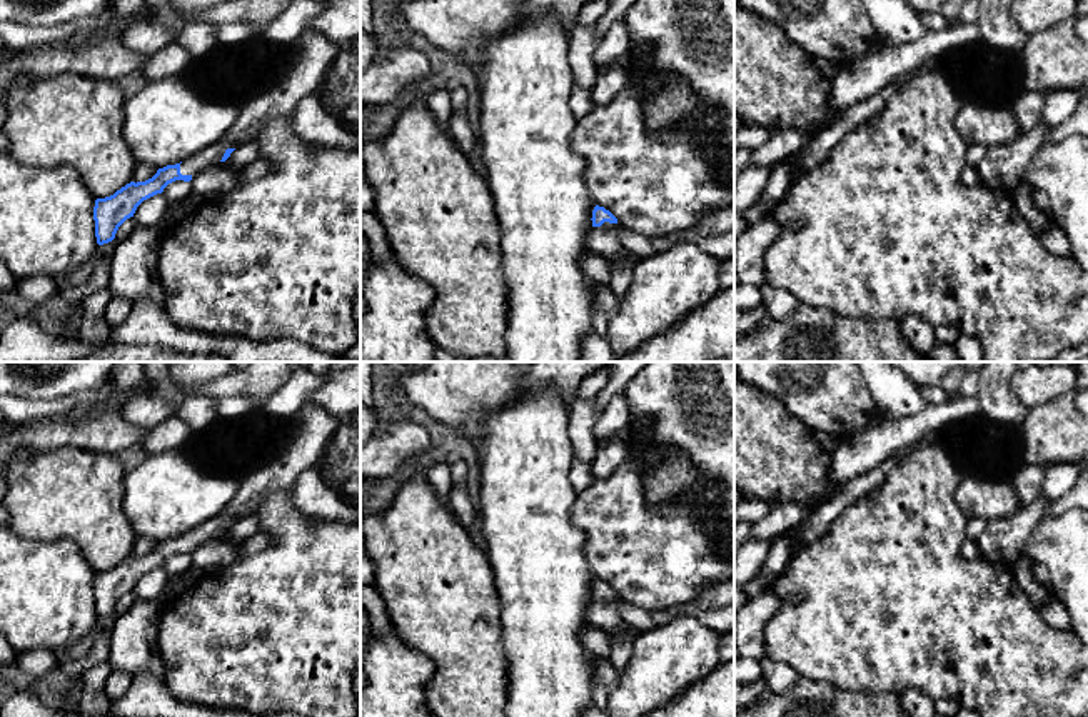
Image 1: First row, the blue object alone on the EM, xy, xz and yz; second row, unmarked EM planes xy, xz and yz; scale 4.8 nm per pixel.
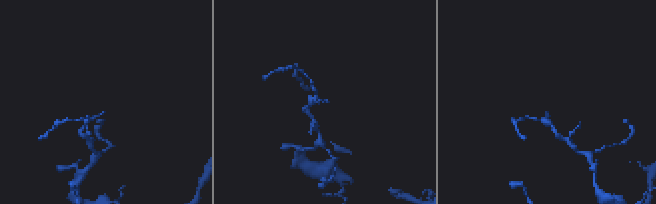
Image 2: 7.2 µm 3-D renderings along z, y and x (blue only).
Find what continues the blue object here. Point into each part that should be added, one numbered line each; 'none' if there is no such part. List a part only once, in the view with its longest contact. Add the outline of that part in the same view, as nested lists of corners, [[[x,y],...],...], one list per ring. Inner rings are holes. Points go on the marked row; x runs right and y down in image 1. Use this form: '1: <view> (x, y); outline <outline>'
1: xz (604, 240); outline [[[604,222],[601,227],[592,227],[586,237],[589,252],[599,253],[611,262],[641,260],[636,253],[629,252],[621,242],[621,223]]]

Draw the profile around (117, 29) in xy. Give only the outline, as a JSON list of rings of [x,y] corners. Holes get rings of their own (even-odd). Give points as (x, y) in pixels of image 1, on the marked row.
[[[115,22],[115,23],[110,23],[110,25],[98,27],[95,30],[92,30],[92,32],[75,33],[72,37],[65,38],[65,40],[55,42],[53,45],[78,50],[78,48],[85,47],[87,43],[90,43],[90,42],[93,42],[93,40],[97,40],[100,37],[120,37],[130,27],[132,25],[128,25],[128,23]]]

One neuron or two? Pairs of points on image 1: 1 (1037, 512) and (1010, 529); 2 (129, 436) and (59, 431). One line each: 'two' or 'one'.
1: one
2: one

